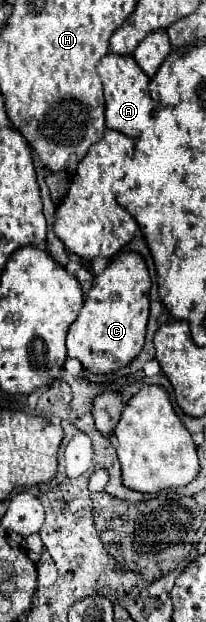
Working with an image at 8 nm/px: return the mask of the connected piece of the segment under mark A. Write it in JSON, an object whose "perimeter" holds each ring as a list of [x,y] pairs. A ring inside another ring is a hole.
{"perimeter":[[[109,52],[99,60],[97,64],[99,78],[103,82],[103,92],[105,92],[105,122],[107,128],[113,128],[117,132],[123,132],[125,136],[137,138],[149,124],[153,116],[153,104],[149,96],[149,76],[139,68],[133,56],[123,56],[123,54],[113,54]]]}

